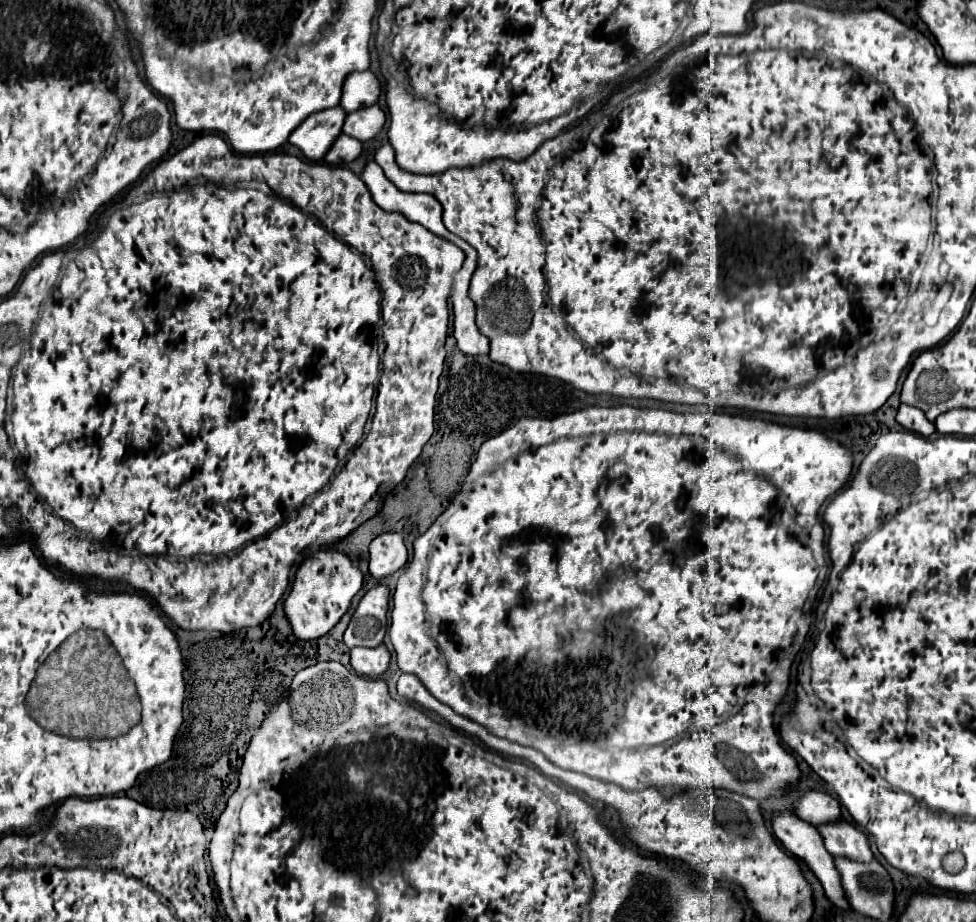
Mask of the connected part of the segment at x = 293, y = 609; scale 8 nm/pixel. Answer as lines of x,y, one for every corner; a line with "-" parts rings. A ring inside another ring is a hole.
321,548
307,552
303,562
295,570
295,580
291,584
289,596
283,602
285,616
293,628
295,638
315,640
325,636
347,612
353,596
361,590
363,574
357,564
341,550

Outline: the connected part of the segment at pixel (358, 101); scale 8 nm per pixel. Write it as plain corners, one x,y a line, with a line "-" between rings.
369,70
365,72
351,72
343,82
341,94
341,108
345,112
353,112
357,108
365,108
377,102
381,92
379,80

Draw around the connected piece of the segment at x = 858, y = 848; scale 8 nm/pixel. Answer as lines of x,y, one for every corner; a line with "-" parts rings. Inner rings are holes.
843,818
829,822
829,824
819,824
817,830
823,836
825,848
831,854
855,858
855,860
861,860
861,862
873,860
873,852
867,844
865,834
859,828
855,828
853,824
845,822

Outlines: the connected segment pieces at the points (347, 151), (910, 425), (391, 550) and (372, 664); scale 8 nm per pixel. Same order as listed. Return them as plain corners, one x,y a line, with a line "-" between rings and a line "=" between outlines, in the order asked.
341,134
341,136
337,136
337,140
329,148
329,152
325,154
325,162
333,164
333,166
343,166
343,164
355,160
359,154
361,154
361,142
347,134
=
901,404
899,412
897,412
897,422
921,436
931,436
935,432
935,424
927,420
927,416
917,408
917,406
909,406
909,404
=
397,532
379,534
369,546
369,572
379,580
395,574
407,562
407,548
403,536
=
385,644
377,648
363,648
363,646
351,648
351,668
367,678
381,676
389,668
389,660
391,654
385,648

